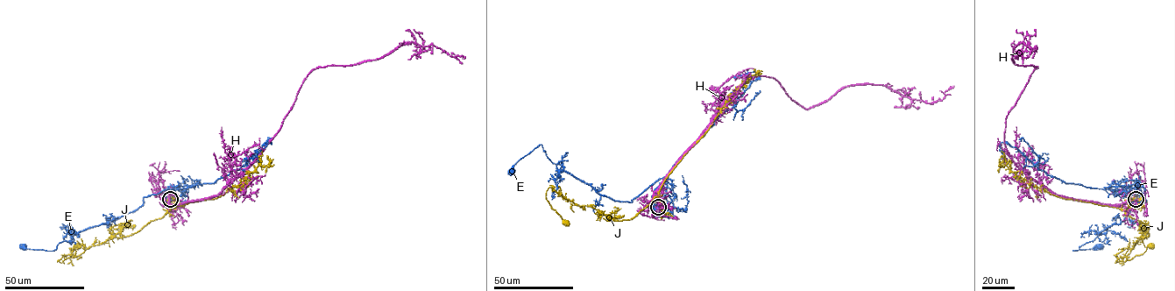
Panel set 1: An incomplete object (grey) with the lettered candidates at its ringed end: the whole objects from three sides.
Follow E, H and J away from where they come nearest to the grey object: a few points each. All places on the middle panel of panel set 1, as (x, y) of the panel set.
E: (658, 207), (653, 206), (654, 190), (661, 178), (632, 202), (612, 200), (562, 171), (541, 145), (509, 174)
H: (658, 207), (663, 178), (752, 78), (773, 77), (805, 109), (850, 85), (885, 85), (932, 103), (954, 85)
J: (660, 207), (655, 197), (631, 219), (612, 220), (549, 188), (546, 198), (564, 223)

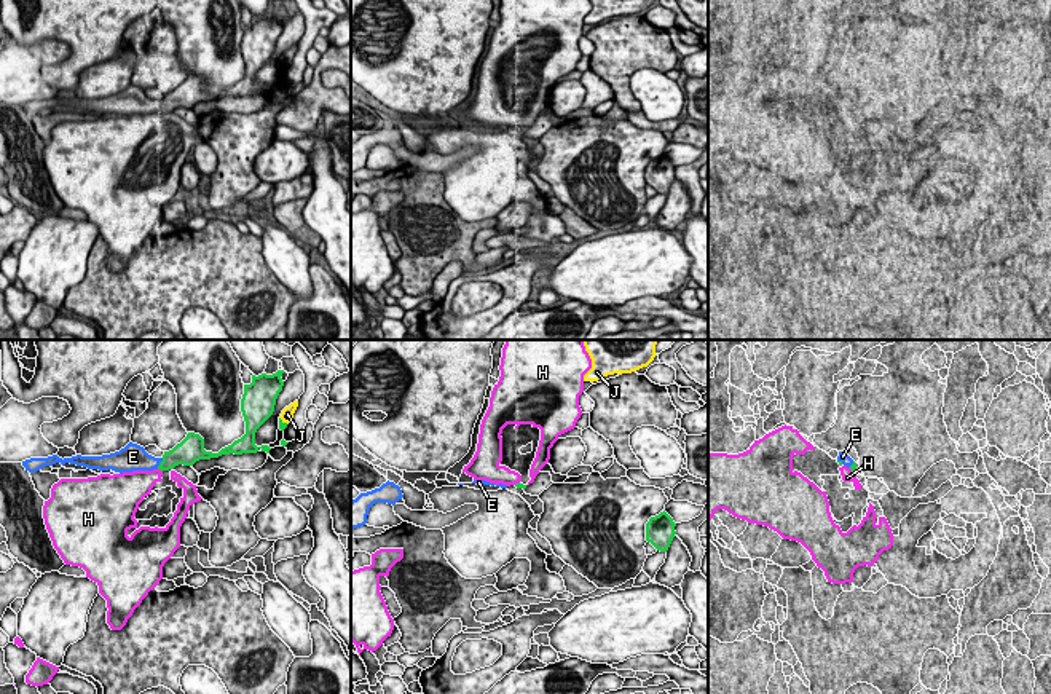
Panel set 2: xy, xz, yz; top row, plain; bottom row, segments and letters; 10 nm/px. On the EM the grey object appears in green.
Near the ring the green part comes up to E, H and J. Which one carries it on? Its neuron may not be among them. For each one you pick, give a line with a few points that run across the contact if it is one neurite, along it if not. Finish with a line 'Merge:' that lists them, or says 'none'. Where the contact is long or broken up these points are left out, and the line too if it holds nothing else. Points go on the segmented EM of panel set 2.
Merge: E

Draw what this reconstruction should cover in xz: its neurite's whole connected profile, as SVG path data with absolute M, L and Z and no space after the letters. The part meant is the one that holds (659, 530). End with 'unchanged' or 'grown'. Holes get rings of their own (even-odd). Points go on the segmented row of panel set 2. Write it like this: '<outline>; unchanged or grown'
M663 511L646 523L646 541L657 550L667 552L676 534L675 526L673 519Z; unchanged

